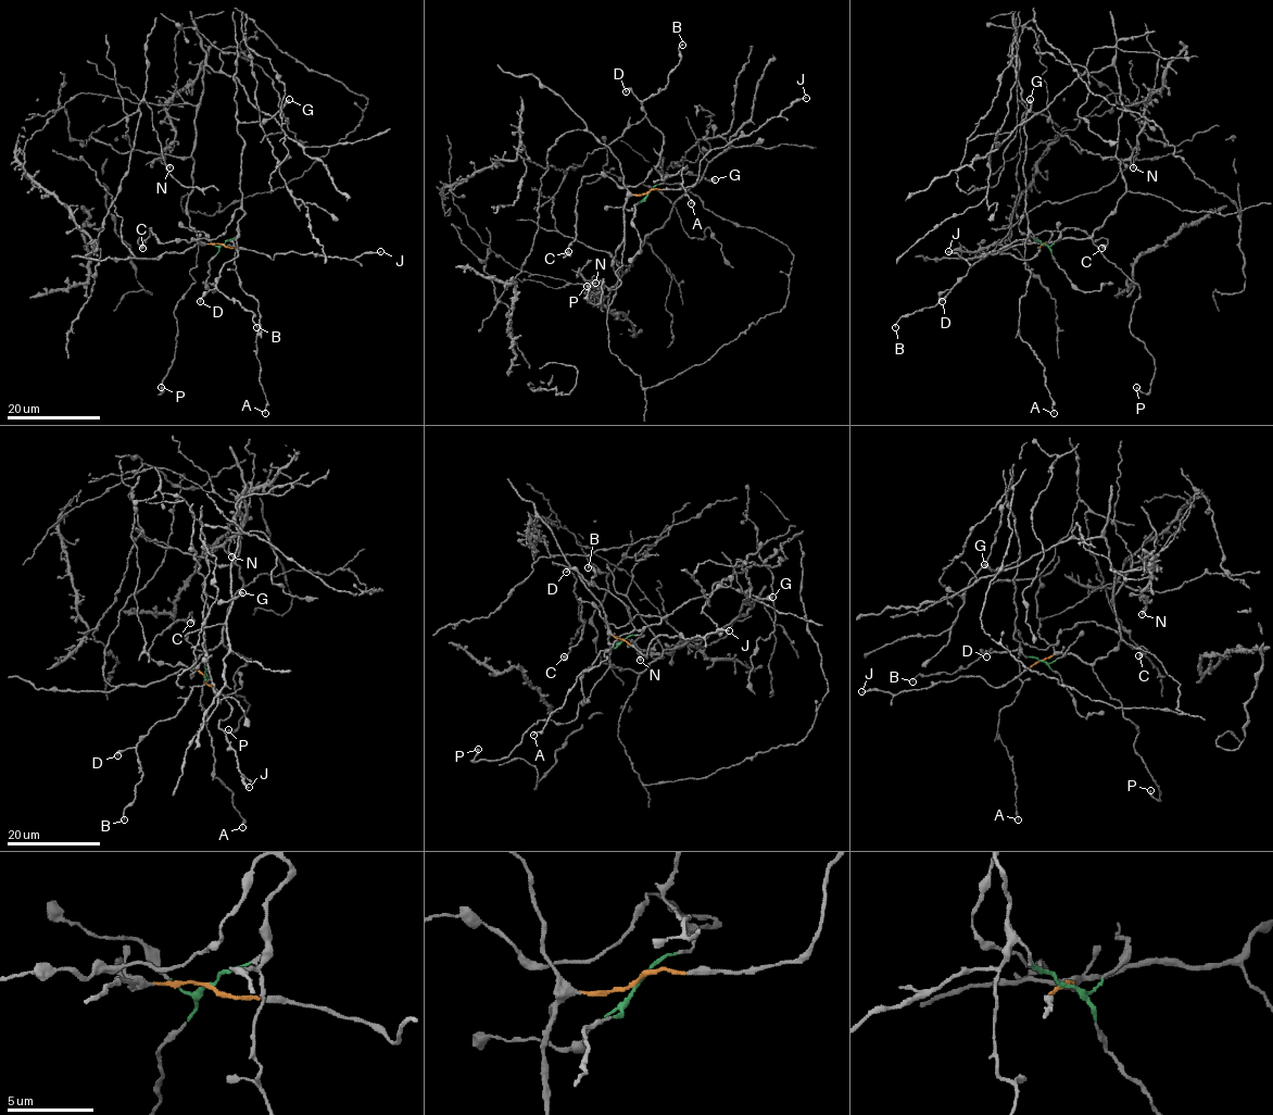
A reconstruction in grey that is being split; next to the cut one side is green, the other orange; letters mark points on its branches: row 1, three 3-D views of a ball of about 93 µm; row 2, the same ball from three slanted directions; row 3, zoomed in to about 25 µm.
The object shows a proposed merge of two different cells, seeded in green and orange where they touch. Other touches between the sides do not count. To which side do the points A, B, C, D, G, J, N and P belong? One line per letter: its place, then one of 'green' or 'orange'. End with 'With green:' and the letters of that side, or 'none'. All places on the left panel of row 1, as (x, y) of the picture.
A: place (265, 413); green
B: place (256, 327); green
C: place (142, 248); green
D: place (200, 301); green
G: place (289, 99); green
J: place (380, 251); orange
N: place (169, 167); orange
P: place (161, 387); orange
With green: A, B, C, D, G

